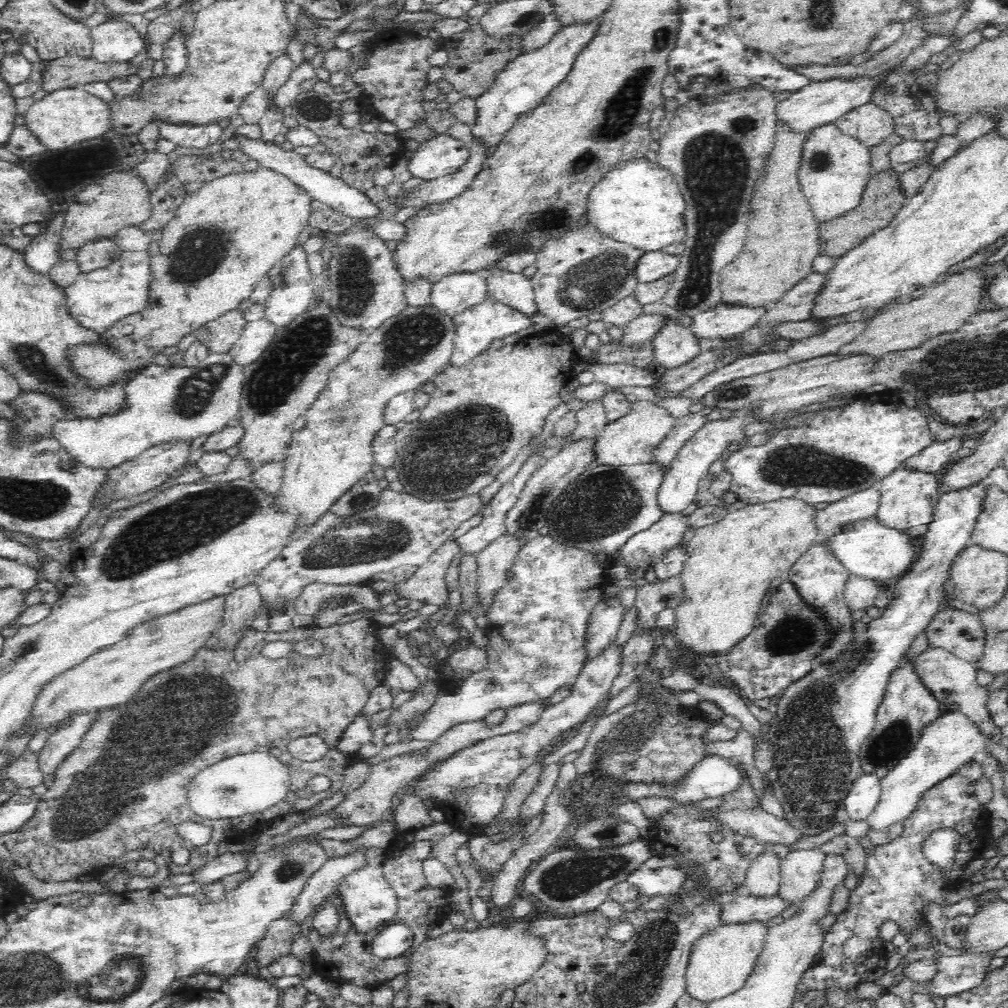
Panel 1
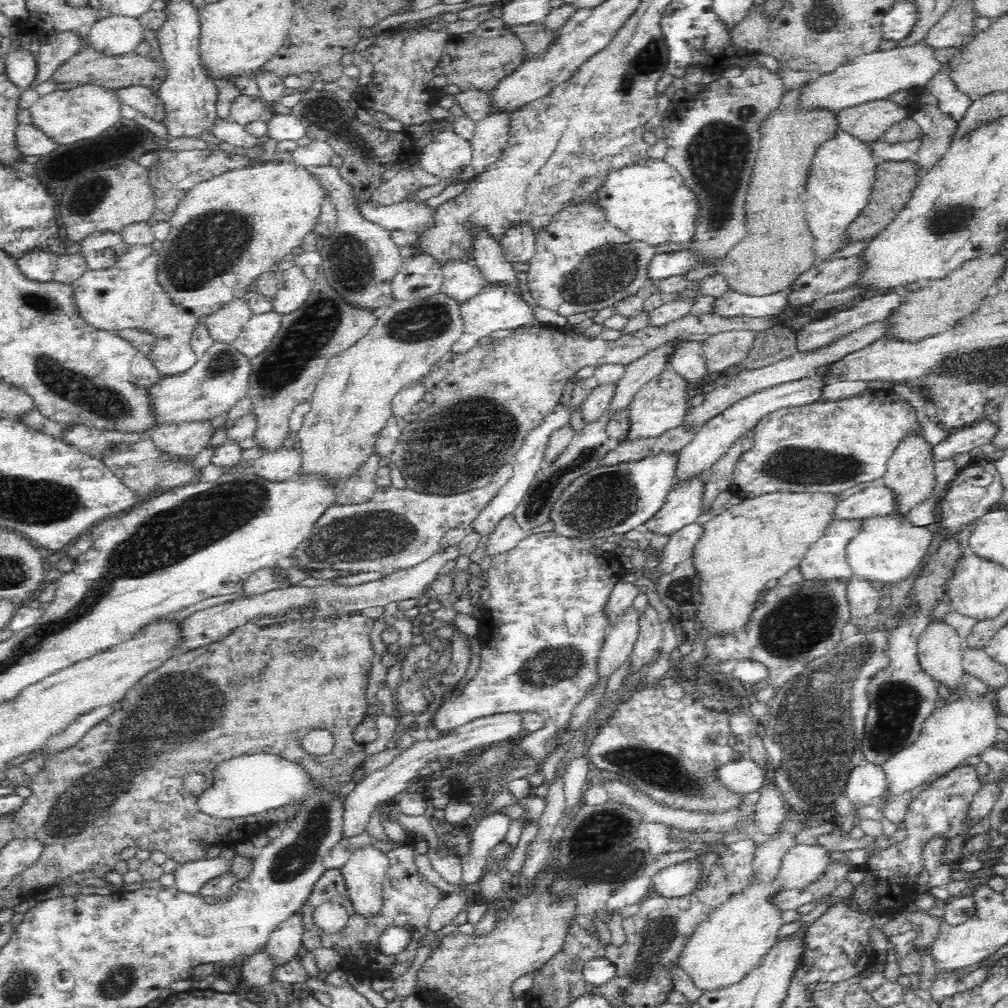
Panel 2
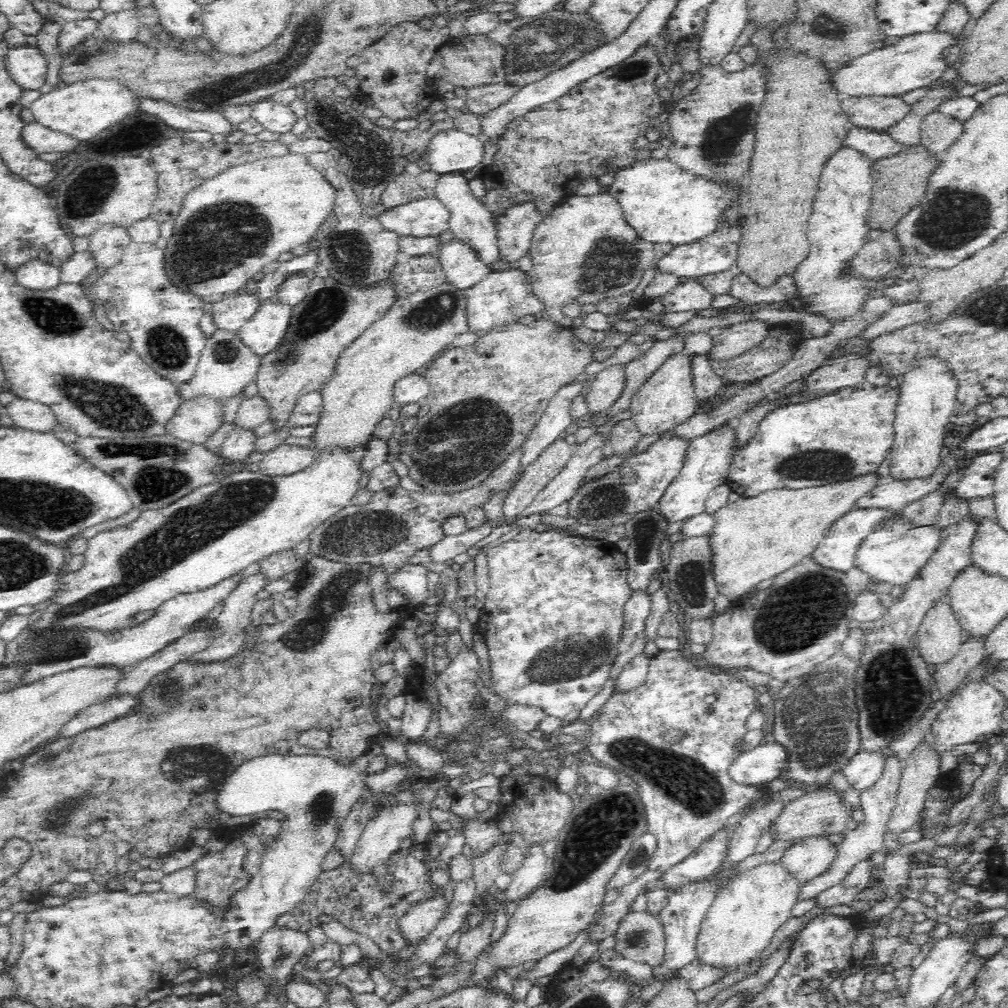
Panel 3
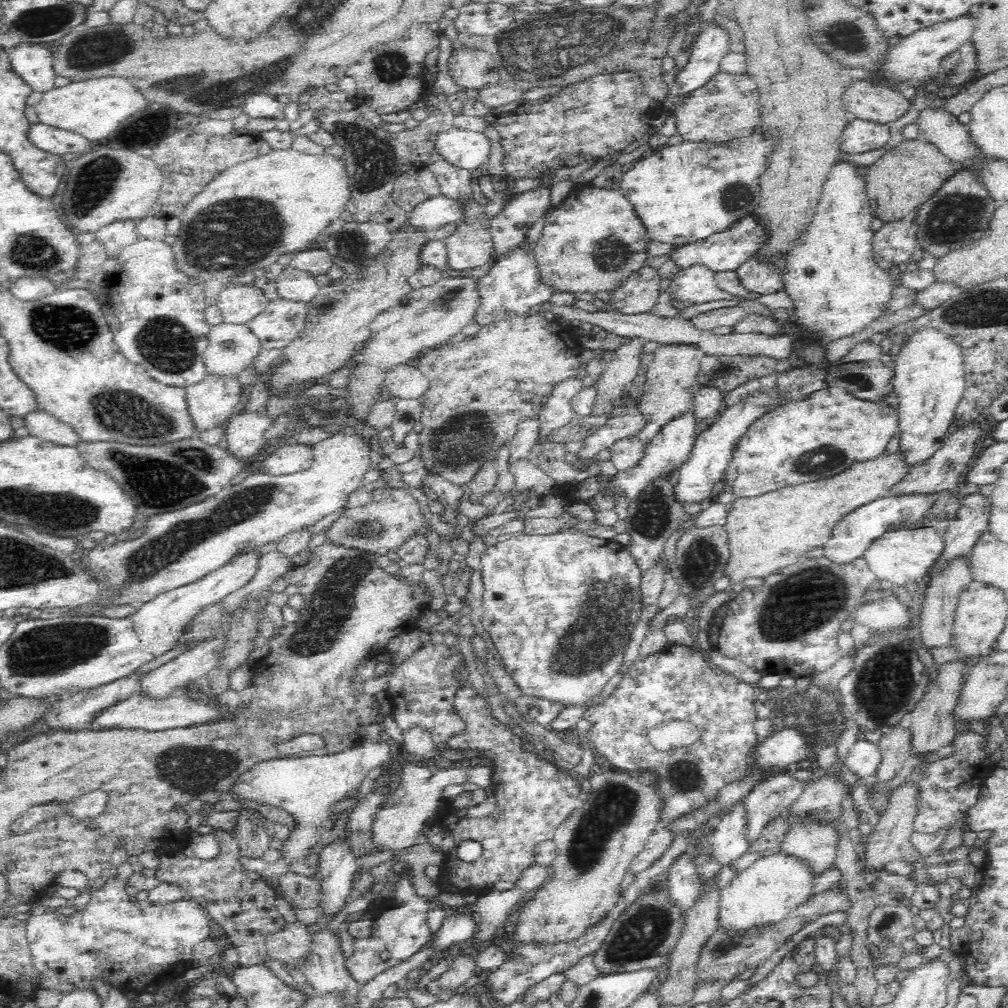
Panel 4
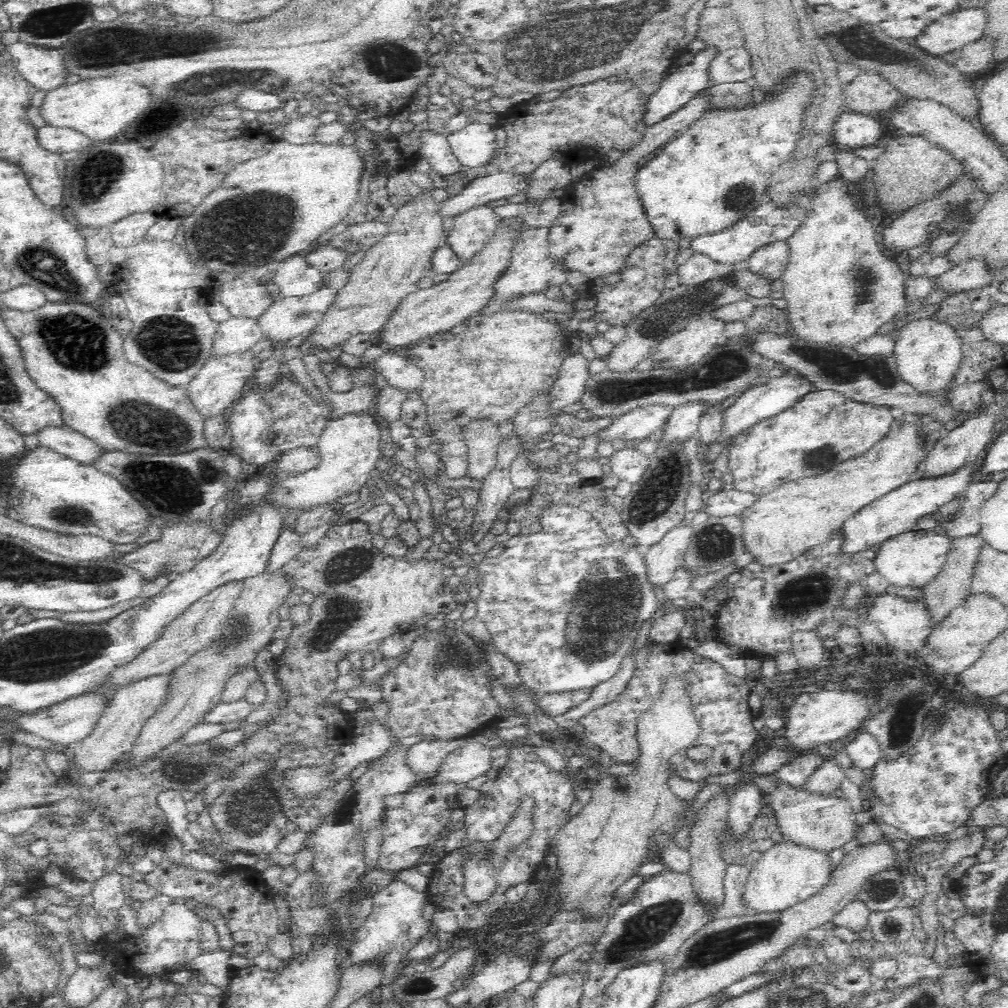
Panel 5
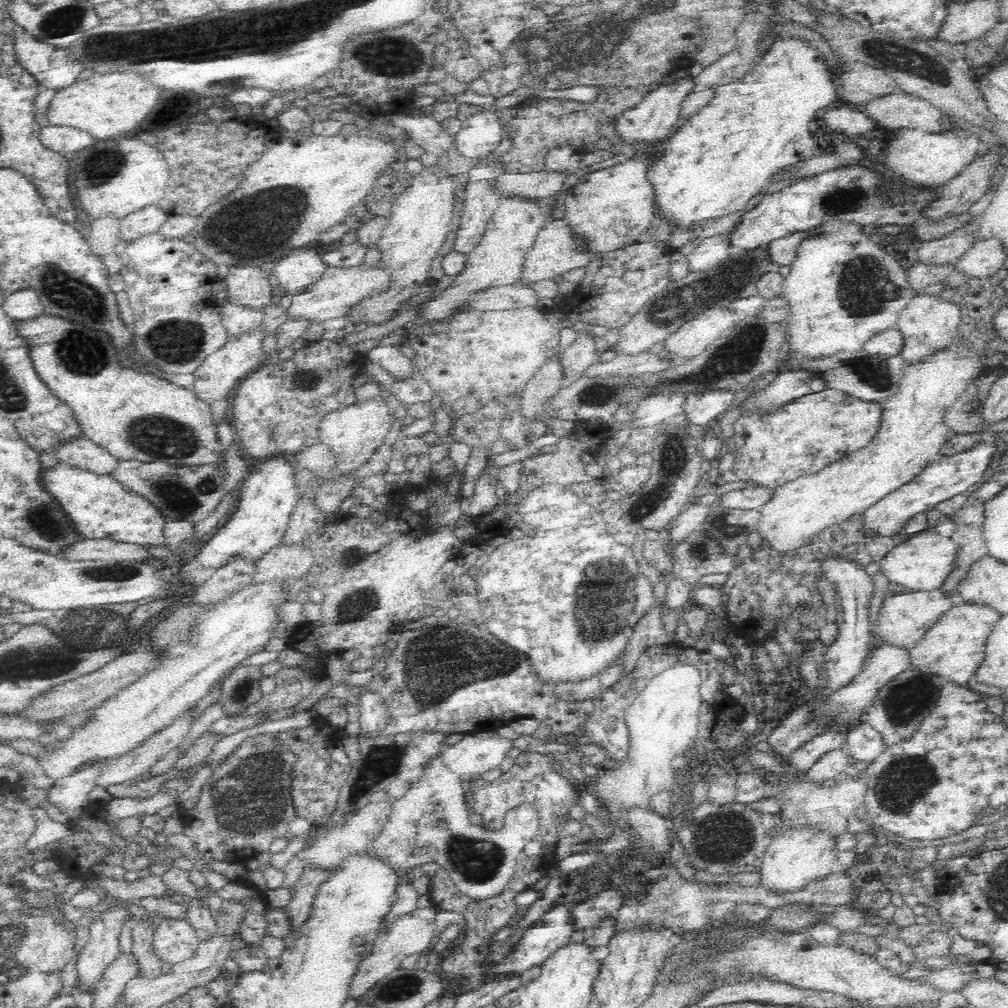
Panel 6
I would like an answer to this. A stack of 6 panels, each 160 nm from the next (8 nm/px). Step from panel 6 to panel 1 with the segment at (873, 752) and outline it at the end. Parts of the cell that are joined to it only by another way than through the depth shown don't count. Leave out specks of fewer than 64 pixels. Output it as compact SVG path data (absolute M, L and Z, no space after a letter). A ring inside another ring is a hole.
M860 774L852 784L844 805L836 811L835 824L849 821L866 821L880 803L882 795L881 779L876 774Z

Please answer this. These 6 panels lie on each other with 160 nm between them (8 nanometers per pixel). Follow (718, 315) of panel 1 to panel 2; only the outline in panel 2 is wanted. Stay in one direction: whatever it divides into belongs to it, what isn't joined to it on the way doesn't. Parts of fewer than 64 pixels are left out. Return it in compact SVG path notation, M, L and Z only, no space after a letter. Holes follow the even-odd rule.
M788 286L784 290L774 292L774 295L756 297L729 288L721 298L715 300L713 313L722 314L723 316L777 317L789 306L789 295L792 290L793 287Z

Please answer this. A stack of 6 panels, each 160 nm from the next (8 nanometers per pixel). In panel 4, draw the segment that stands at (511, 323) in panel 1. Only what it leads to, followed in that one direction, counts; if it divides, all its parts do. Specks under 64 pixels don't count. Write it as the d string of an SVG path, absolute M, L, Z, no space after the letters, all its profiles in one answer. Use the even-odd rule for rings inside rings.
M525 240L495 261L488 274L478 279L478 284L481 300L473 321L481 326L508 320L514 315L526 315L533 306L549 302L557 291L552 283L542 281L534 246Z

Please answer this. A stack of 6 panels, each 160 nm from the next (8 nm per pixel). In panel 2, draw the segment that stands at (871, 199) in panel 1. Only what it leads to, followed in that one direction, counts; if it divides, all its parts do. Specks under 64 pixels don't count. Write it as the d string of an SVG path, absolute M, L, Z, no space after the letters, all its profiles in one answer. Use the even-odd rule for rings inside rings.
M914 159L903 161L881 161L877 162L875 170L875 181L870 200L862 214L848 228L848 239L852 241L870 241L879 232L882 232L895 218L904 206L910 202L912 194L921 179L920 165Z

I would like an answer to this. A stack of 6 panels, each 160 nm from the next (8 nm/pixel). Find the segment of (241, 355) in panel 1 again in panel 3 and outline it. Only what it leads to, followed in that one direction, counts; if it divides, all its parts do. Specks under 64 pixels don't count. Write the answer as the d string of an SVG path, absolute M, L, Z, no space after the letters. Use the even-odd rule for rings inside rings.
M266 301L254 317L236 334L241 342L256 352L260 358L271 354L284 342L290 329L293 307L290 304Z

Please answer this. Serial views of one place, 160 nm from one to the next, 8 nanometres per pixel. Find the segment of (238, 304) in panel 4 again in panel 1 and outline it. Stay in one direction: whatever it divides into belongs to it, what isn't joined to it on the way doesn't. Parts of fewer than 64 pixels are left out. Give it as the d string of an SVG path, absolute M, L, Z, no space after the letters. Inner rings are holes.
M230 310L196 330L195 337L209 352L229 352L244 331L247 321L242 310Z

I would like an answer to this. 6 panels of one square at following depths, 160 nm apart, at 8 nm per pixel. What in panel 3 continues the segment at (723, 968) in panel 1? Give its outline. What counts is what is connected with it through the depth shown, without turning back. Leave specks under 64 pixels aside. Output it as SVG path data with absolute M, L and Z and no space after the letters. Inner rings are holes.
M780 861L766 862L735 876L719 890L702 922L695 951L698 959L714 966L737 967L766 949L774 933L792 916L803 883Z

